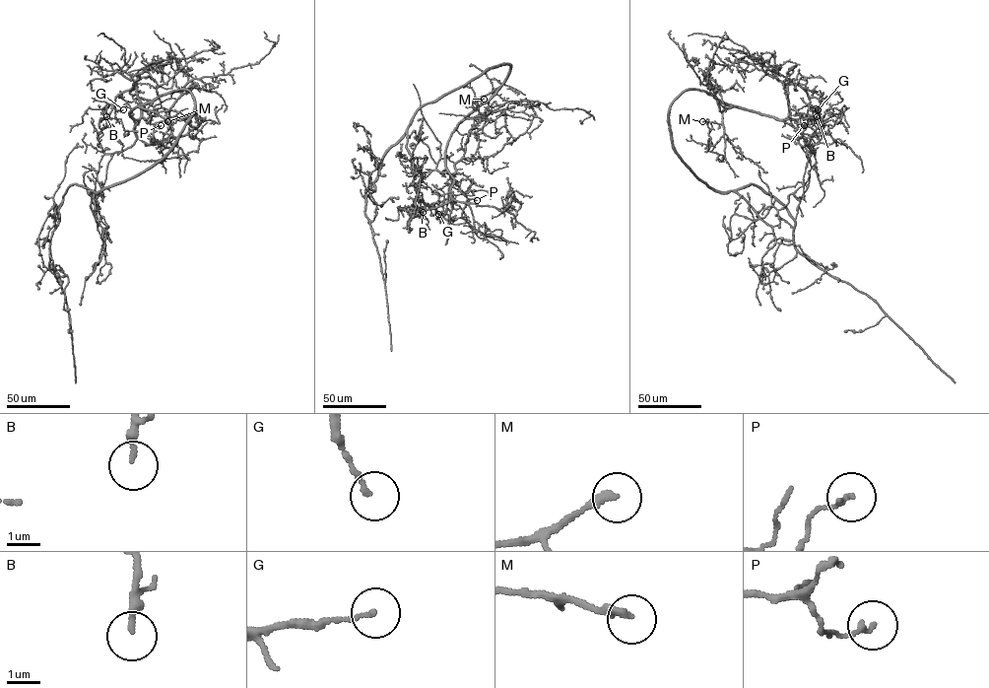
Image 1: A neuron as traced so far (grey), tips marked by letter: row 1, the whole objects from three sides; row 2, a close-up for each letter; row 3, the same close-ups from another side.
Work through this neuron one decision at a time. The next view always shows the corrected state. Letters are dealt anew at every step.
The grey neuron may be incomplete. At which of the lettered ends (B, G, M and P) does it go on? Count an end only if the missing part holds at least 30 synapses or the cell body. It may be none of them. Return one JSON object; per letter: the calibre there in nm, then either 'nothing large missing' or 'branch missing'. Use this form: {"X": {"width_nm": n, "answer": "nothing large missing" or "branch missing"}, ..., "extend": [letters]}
{"B": {"width_nm": 200, "answer": "nothing large missing"}, "G": {"width_nm": 150, "answer": "nothing large missing"}, "M": {"width_nm": 260, "answer": "nothing large missing"}, "P": {"width_nm": 140, "answer": "nothing large missing"}, "extend": []}

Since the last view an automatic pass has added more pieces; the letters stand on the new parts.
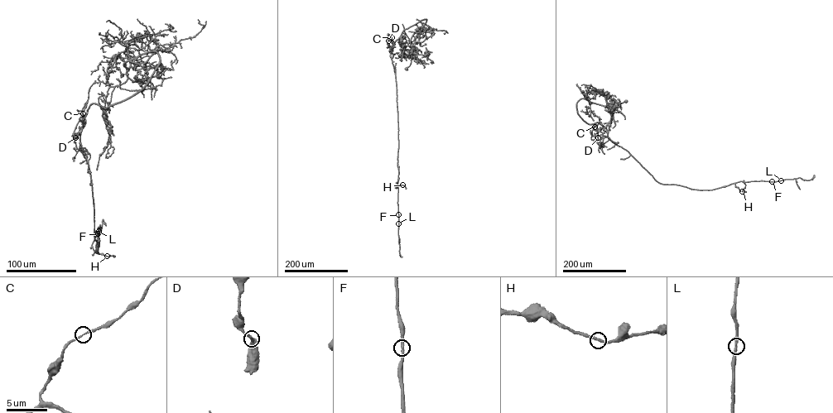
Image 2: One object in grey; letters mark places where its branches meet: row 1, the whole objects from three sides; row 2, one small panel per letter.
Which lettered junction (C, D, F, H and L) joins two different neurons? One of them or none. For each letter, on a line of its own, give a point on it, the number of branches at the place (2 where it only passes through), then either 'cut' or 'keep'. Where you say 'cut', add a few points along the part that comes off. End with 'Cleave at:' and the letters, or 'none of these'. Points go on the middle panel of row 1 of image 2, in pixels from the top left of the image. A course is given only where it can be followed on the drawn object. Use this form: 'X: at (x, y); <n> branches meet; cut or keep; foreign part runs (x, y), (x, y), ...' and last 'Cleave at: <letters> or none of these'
C: at (392, 37); 2 branches meet; keep
D: at (388, 40); 2 branches meet; keep
F: at (398, 214); 2 branches meet; keep
H: at (402, 184); 2 branches meet; keep
L: at (398, 223); 2 branches meet; keep
Cleave at: none of these

